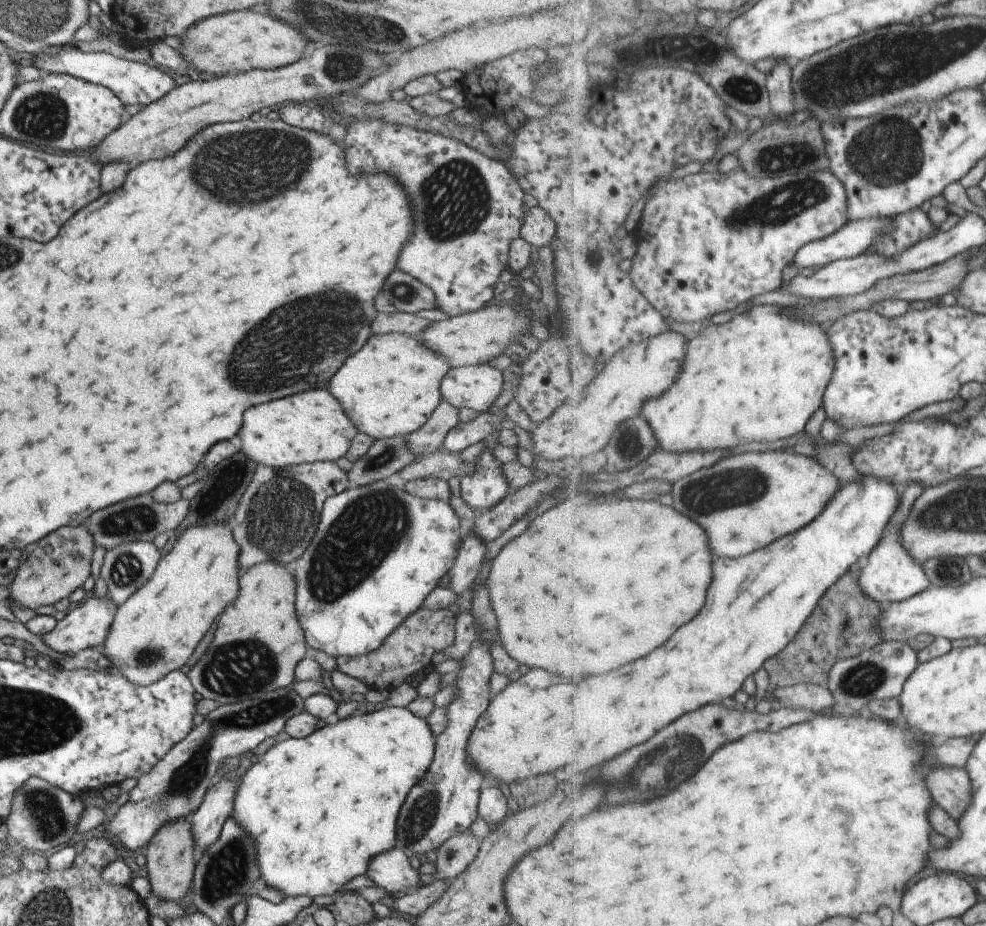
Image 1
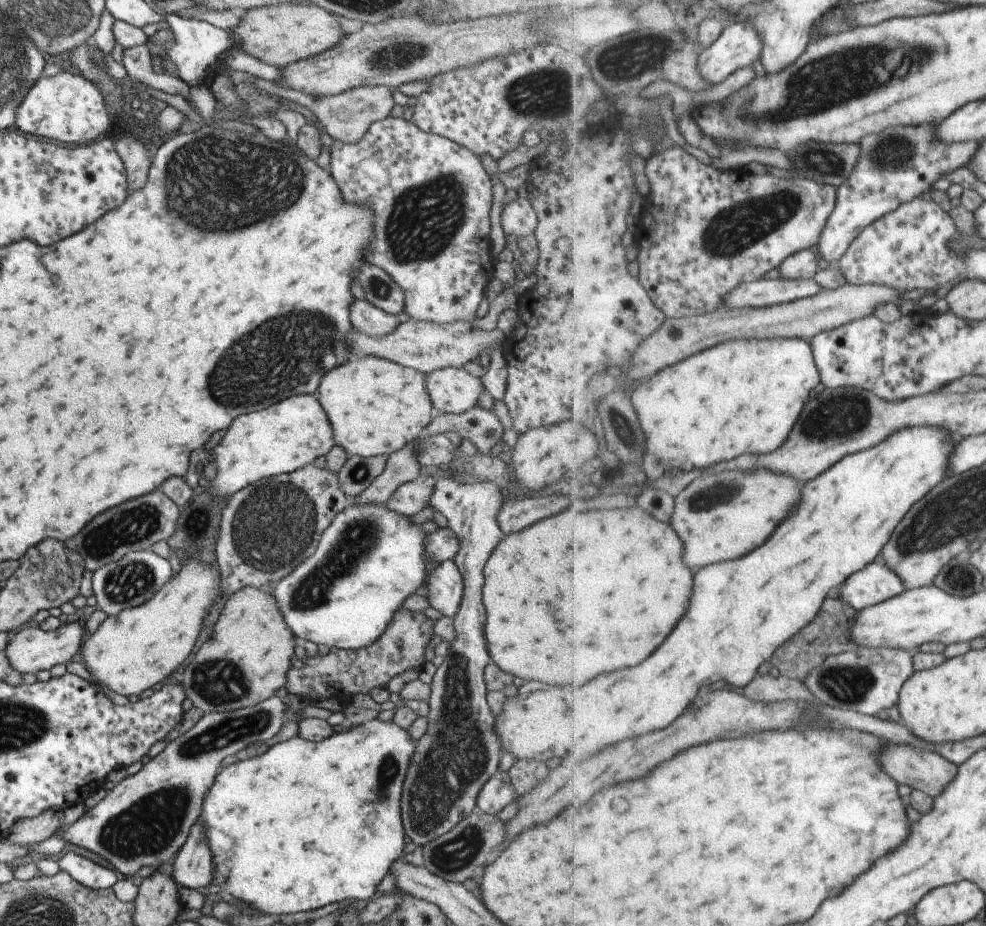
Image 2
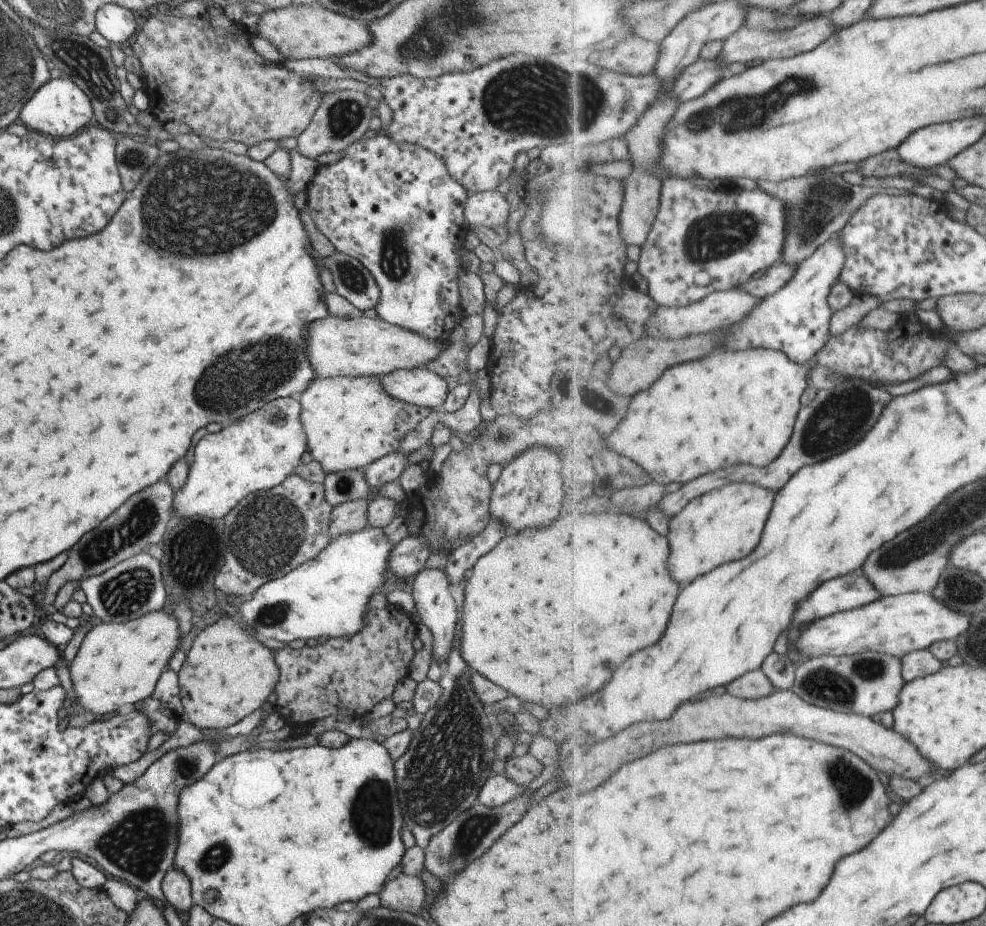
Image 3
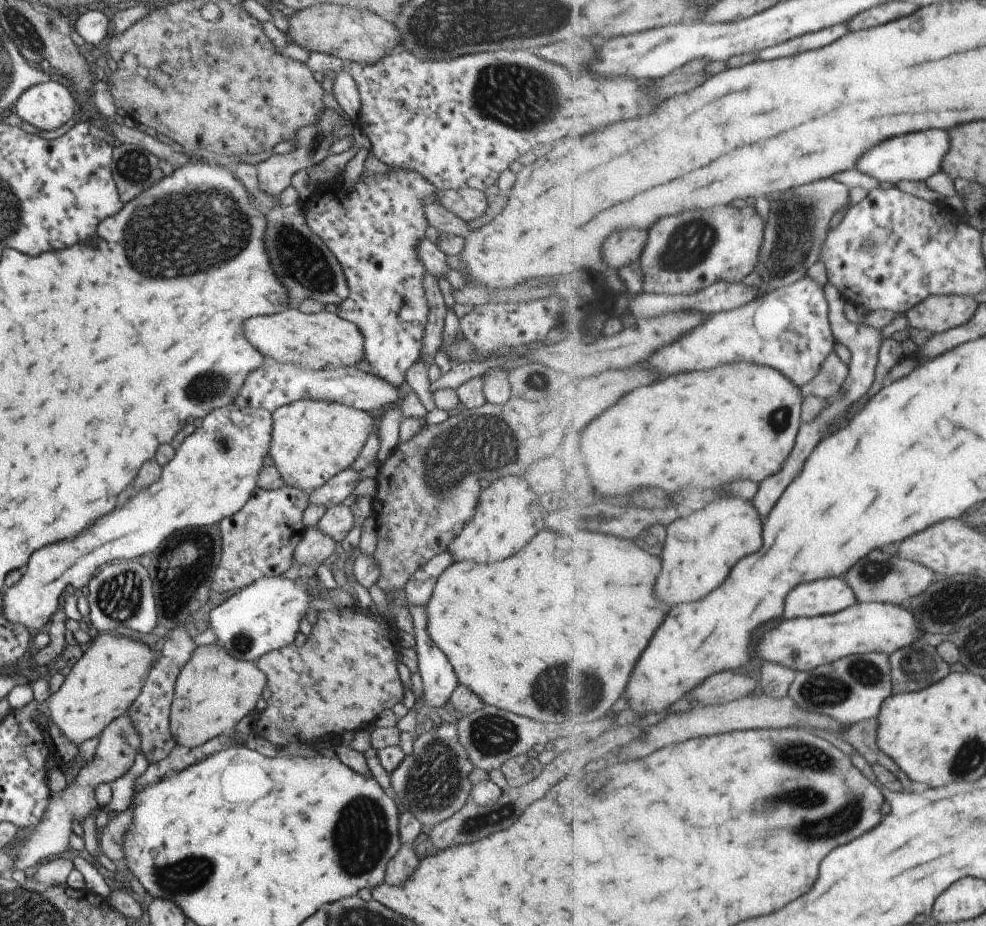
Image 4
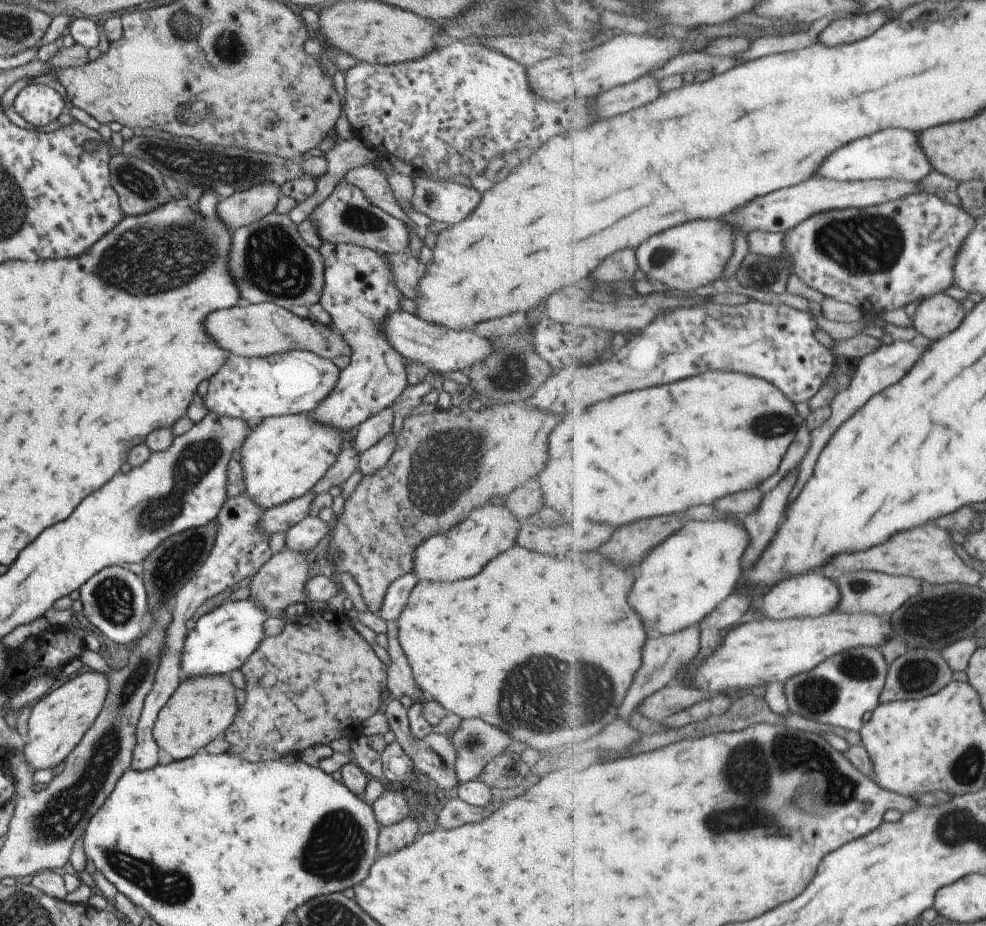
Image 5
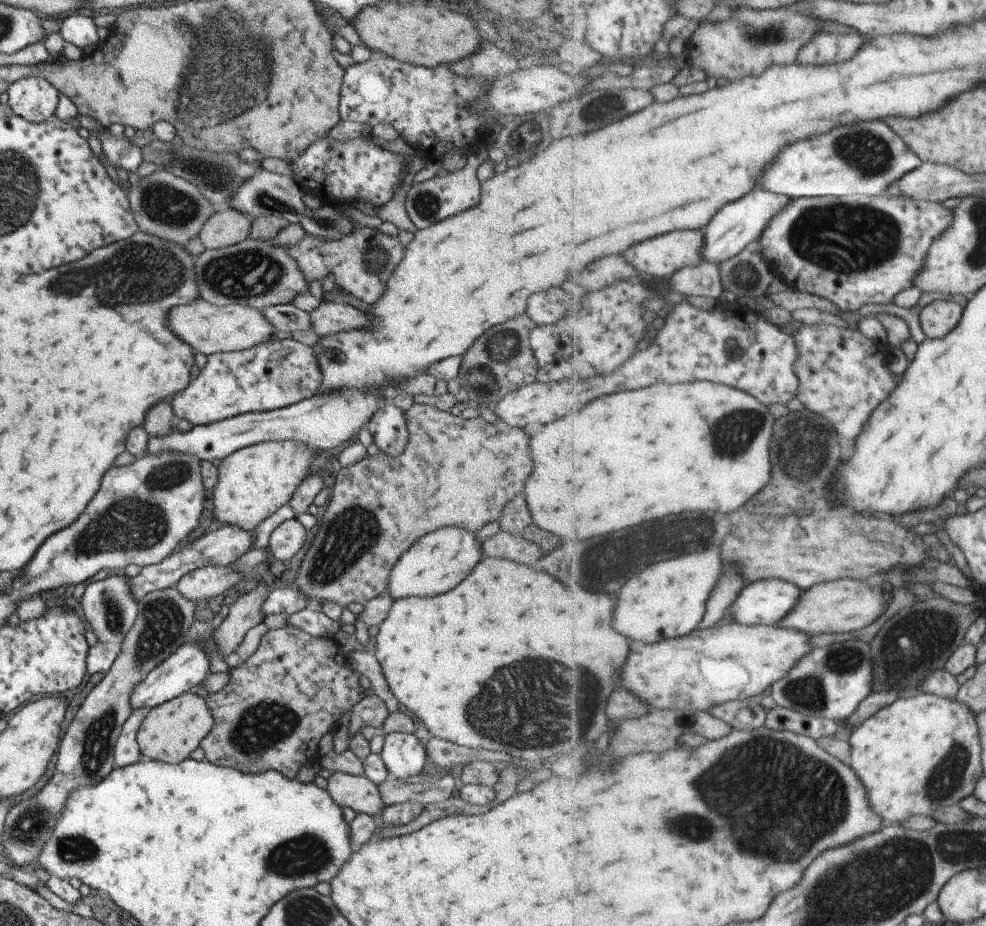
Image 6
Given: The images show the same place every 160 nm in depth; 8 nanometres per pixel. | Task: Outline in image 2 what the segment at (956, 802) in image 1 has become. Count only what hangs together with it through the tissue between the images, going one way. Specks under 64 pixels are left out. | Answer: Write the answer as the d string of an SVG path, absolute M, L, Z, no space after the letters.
M891 745L882 747L880 754L880 763L882 767L899 783L907 784L913 790L923 791L925 794L936 799L945 792L945 789L951 784L958 775L960 767L950 762L943 755L919 747L910 747L909 745Z

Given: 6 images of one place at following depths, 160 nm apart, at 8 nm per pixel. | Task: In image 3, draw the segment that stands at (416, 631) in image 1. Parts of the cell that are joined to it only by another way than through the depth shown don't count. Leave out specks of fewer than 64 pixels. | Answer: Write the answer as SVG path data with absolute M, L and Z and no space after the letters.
M385 605L382 609L369 609L365 613L363 624L361 630L352 637L327 639L324 644L314 647L290 649L286 646L283 649L273 650L274 663L278 668L277 684L273 690L277 700L273 704L273 709L282 716L285 726L291 732L307 722L333 714L345 714L345 710L349 708L347 694L351 694L353 718L361 719L377 702L391 697L396 684L405 678L412 656L415 654L411 645L415 637L415 623L409 615L393 606Z

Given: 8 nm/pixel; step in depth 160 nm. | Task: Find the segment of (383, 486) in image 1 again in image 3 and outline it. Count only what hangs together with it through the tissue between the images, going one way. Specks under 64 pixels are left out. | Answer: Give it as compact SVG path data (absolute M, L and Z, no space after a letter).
M367 525L357 532L342 534L331 539L325 548L301 566L285 573L281 578L262 584L249 598L239 606L237 616L242 627L249 629L261 640L277 640L287 644L291 640L334 639L357 634L364 625L365 613L369 610L367 602L381 587L392 579L388 572L389 555L394 547L383 533L383 529Z

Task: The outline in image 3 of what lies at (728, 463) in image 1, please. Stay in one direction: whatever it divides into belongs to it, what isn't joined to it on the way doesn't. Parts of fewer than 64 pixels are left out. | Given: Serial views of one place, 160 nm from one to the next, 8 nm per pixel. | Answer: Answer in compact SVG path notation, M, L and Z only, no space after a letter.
M746 481L726 484L691 500L669 520L668 539L672 544L672 554L668 565L673 578L679 584L689 586L697 576L707 574L717 566L749 556L761 542L775 500L776 493L770 488Z

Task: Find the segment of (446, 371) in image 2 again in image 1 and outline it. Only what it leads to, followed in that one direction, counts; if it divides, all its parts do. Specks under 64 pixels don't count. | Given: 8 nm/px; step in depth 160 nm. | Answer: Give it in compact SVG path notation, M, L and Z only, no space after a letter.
M488 363L451 367L440 382L440 398L458 410L482 413L499 396L502 384L501 371Z

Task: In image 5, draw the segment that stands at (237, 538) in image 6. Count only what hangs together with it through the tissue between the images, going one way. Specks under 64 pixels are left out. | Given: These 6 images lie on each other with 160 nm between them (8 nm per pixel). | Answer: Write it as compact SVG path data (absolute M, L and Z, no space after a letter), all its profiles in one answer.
M310 490L299 498L267 509L260 516L258 523L260 529L269 536L274 532L286 531L290 526L308 516L307 512L309 512L315 496Z

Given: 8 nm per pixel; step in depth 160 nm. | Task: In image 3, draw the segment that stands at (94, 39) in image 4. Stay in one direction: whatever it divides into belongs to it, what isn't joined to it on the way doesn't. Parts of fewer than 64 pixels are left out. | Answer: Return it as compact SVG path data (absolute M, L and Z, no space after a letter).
M107 3L94 12L95 30L109 43L128 41L138 29L138 20L129 9Z

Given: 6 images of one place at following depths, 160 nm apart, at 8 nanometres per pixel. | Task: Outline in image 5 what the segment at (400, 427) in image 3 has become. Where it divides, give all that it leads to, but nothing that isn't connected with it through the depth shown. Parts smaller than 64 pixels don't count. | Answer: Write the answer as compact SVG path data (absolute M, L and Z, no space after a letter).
M302 413L267 417L253 422L239 450L244 493L264 510L303 496L335 462L348 436L342 436L332 424L318 423Z

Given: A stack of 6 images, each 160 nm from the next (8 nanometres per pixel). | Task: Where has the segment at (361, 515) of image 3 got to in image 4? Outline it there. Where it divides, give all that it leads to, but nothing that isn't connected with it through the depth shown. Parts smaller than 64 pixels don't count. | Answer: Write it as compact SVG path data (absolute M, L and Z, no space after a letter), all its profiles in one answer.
M315 525L305 528L302 534L302 539L294 548L292 565L313 565L315 574L317 566L321 564L331 550L335 550L335 542L336 541L327 533L322 533Z

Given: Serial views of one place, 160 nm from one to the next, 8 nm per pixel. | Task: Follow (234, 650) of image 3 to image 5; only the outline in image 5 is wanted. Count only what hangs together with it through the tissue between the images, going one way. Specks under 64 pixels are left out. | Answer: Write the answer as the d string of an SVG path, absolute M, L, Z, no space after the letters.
M203 675L180 680L173 694L159 710L152 737L159 750L173 757L174 761L193 756L201 747L219 738L232 723L238 711L238 695L229 675Z

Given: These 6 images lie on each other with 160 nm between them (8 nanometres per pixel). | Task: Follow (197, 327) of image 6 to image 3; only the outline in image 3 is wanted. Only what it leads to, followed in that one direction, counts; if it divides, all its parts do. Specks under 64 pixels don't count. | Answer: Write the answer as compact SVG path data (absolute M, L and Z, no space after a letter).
M332 314L302 329L304 353L316 374L315 378L361 375L382 377L393 371L421 368L440 355L443 337L428 339L418 335L418 332L406 331L378 318L334 317Z

